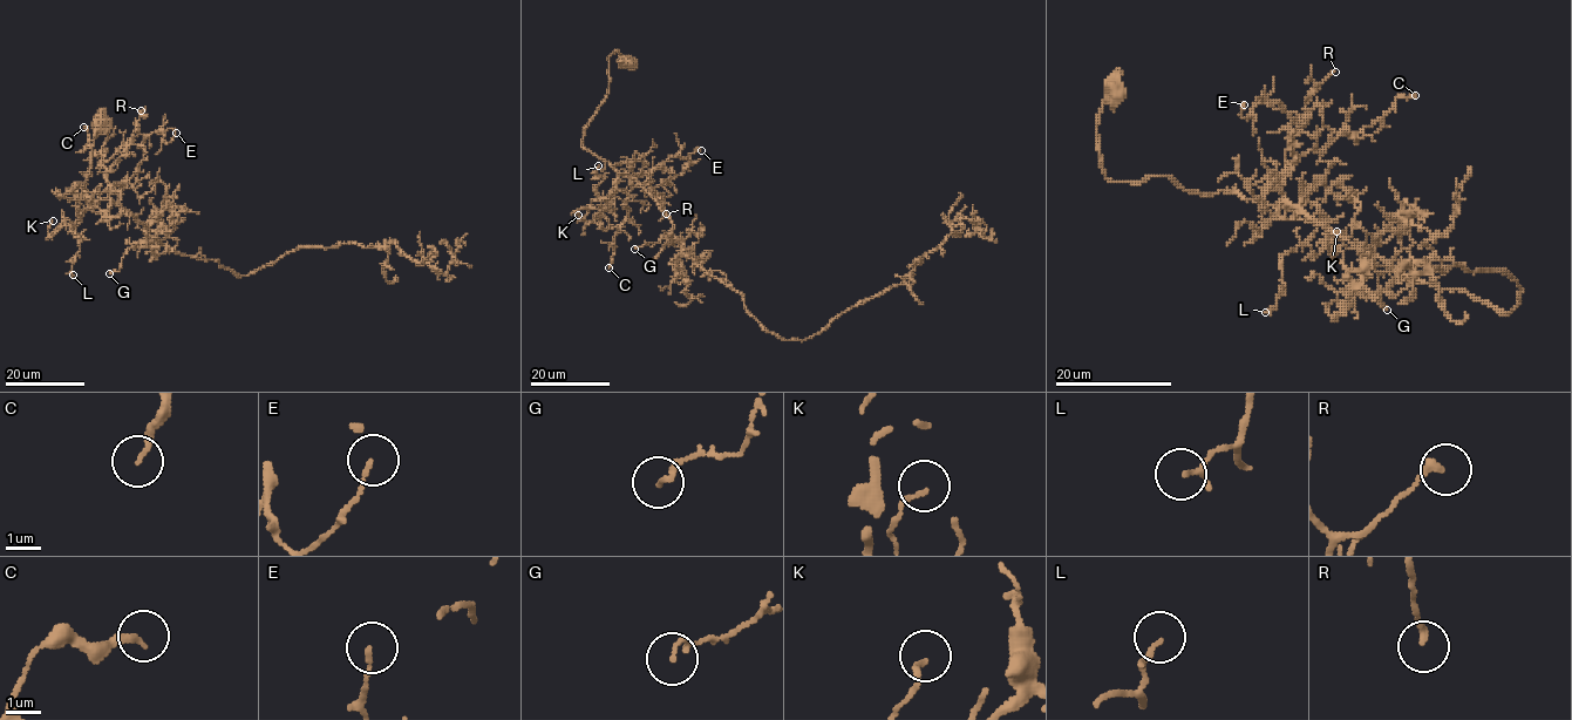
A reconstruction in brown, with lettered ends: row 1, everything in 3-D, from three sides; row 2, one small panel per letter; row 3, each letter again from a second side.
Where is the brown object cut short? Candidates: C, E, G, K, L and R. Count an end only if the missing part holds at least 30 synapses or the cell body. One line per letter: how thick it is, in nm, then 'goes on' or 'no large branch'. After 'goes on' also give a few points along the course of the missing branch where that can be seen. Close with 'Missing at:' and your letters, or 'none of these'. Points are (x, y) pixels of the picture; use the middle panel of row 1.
C: calibre 200 nm; no large branch
E: calibre 120 nm; no large branch
G: calibre 150 nm; no large branch
K: calibre 120 nm; no large branch
L: calibre 160 nm; no large branch
R: calibre 200 nm; no large branch
Missing at: none of these

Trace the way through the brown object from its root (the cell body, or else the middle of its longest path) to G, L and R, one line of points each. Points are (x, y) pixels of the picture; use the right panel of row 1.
G: (1113, 90), (1097, 124), (1107, 178), (1170, 176), (1200, 194), (1290, 201), (1369, 260), (1387, 310)
L: (1113, 90), (1097, 124), (1107, 178), (1318, 209), (1265, 312)
R: (1113, 90), (1097, 124), (1107, 178), (1170, 176), (1189, 191), (1237, 191), (1276, 204), (1306, 102), (1335, 72)

